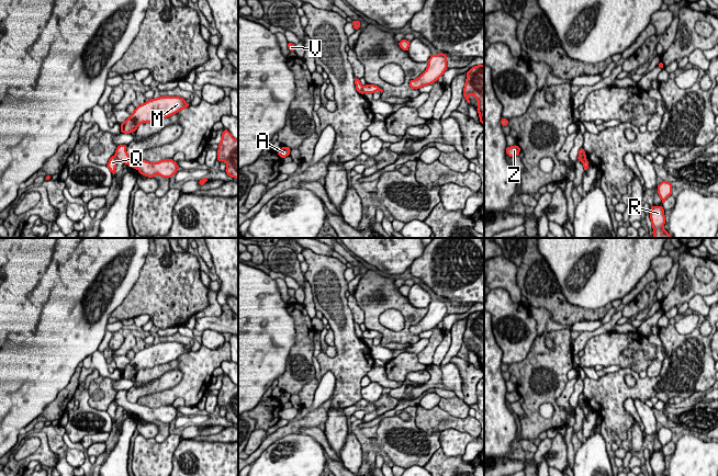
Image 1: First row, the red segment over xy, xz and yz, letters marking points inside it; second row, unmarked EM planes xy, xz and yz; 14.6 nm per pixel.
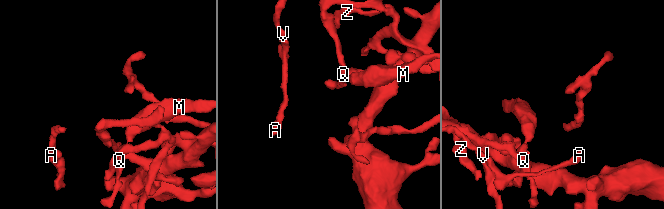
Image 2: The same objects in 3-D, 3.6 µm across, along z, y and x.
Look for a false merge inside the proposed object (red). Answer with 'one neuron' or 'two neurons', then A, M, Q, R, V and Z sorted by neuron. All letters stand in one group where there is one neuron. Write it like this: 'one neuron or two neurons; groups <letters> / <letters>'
two neurons; groups A Q V Z / M R

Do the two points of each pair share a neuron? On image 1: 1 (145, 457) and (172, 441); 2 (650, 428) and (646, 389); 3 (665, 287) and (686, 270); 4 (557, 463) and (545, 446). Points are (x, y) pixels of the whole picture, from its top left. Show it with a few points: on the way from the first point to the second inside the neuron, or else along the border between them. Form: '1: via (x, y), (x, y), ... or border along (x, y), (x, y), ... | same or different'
1: via (152, 457), (156, 457), (166, 448) | same
2: border along (634, 399), (640, 399), (644, 403) | different
3: border along (679, 262), (675, 283), (662, 301) | different
4: border along (552, 439), (552, 444), (547, 452) | different

